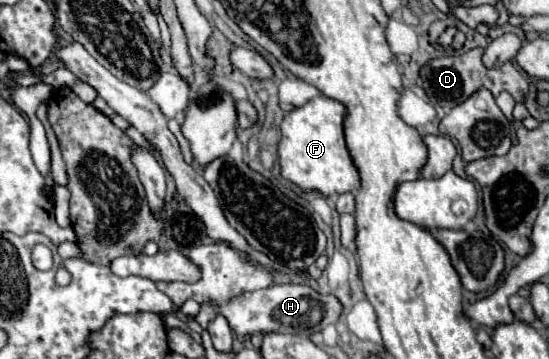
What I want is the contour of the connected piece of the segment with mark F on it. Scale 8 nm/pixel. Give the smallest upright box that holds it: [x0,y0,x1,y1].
[279,97,359,197]

